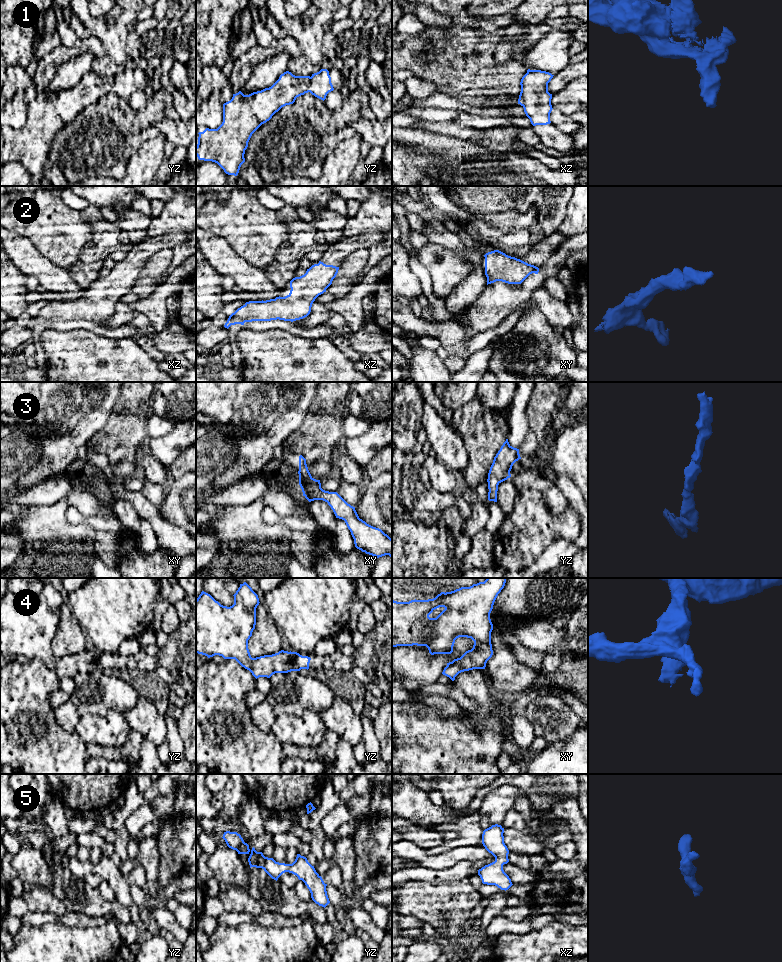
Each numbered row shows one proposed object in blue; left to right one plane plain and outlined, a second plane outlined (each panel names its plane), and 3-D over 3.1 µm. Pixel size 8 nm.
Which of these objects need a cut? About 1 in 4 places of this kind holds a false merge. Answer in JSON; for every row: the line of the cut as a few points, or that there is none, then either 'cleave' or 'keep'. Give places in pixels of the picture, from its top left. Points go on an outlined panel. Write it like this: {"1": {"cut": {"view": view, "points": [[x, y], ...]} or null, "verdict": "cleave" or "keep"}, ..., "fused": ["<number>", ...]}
{"1": {"cut": null, "verdict": "keep"}, "2": {"cut": null, "verdict": "keep"}, "3": {"cut": null, "verdict": "keep"}, "4": {"cut": null, "verdict": "keep"}, "5": {"cut": null, "verdict": "keep"}, "fused": []}

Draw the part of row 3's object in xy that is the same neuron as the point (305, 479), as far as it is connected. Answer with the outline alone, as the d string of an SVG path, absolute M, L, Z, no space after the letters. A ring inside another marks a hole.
M302 455L299 456L298 474L303 496L309 502L314 500L327 502L336 518L345 521L357 549L377 558L385 555L392 558L392 539L381 529L373 527L360 519L355 507L348 504L337 492L323 490L320 480L311 476L306 459Z

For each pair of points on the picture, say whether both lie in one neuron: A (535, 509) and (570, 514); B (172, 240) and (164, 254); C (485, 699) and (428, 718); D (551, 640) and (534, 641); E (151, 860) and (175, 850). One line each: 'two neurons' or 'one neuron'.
A: one neuron
B: two neurons
C: one neuron
D: one neuron
E: two neurons

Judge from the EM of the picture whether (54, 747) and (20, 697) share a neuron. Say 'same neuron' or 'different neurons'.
same neuron

